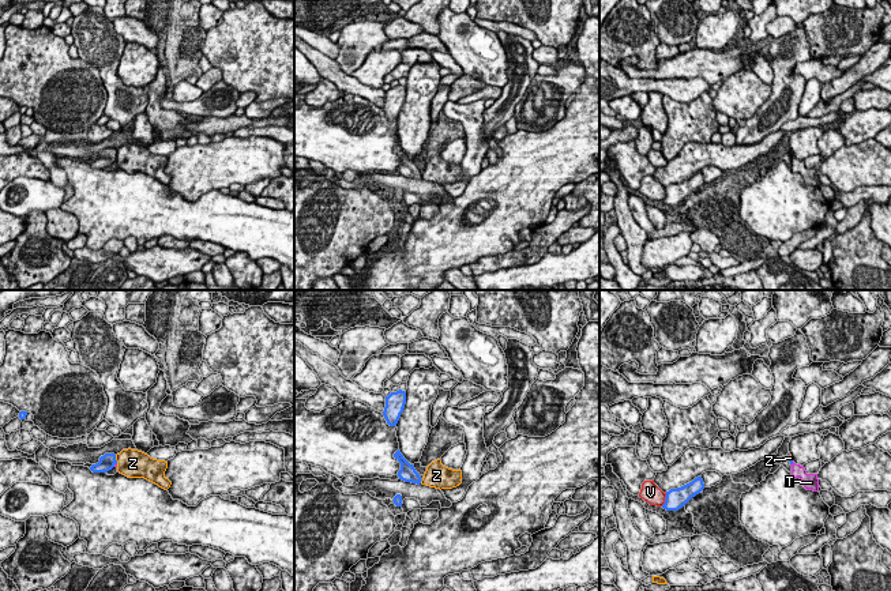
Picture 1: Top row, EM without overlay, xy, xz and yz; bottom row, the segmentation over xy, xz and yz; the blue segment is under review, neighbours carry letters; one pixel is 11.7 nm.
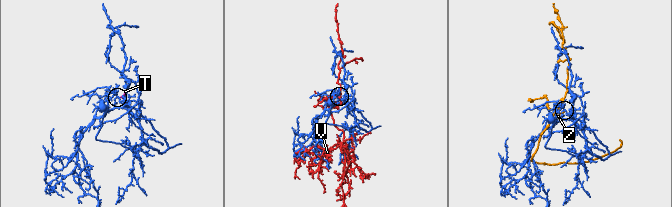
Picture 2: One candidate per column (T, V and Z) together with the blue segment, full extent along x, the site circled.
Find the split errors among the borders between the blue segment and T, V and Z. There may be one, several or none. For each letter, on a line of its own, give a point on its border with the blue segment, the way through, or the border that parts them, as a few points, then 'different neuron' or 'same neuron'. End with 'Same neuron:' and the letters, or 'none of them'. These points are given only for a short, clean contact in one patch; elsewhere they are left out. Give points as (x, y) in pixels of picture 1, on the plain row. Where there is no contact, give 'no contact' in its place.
T: contact xy (115, 158); way xy (106, 157), (115, 158), (115, 160); same neuron
V: contact yz (665, 195); border yz (666, 188), (665, 196), (661, 200); different neuron
Z: contact xy (115, 154); border xy (115, 150), (117, 158); different neuron
Same neuron: T

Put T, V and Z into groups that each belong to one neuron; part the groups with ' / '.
T / V / Z

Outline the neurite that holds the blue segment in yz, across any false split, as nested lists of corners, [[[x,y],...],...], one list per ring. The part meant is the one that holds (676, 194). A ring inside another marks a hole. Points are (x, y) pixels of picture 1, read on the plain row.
[[[702,172],[695,173],[692,177],[666,187],[665,199],[662,200],[666,206],[678,206],[683,203],[692,192],[699,189],[704,184]]]

